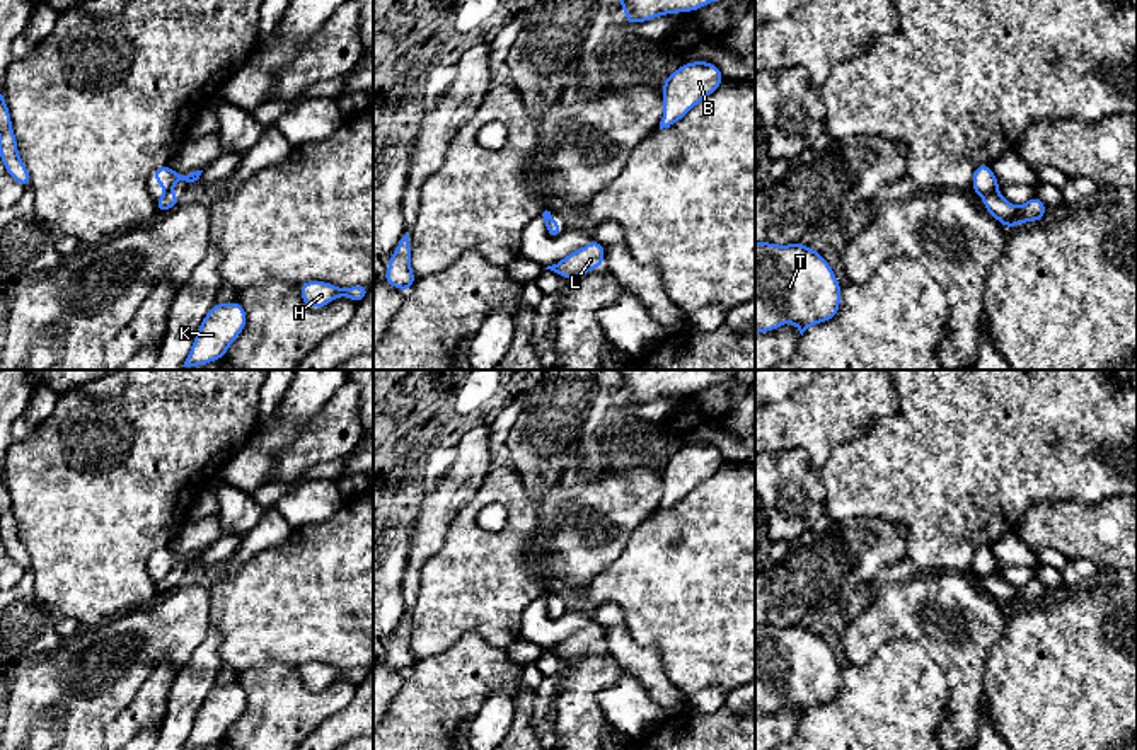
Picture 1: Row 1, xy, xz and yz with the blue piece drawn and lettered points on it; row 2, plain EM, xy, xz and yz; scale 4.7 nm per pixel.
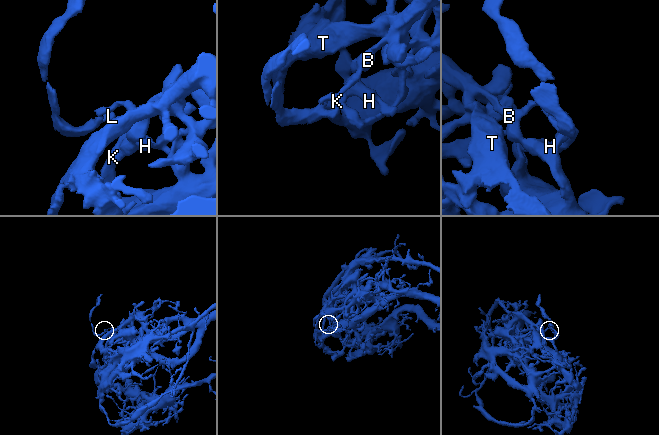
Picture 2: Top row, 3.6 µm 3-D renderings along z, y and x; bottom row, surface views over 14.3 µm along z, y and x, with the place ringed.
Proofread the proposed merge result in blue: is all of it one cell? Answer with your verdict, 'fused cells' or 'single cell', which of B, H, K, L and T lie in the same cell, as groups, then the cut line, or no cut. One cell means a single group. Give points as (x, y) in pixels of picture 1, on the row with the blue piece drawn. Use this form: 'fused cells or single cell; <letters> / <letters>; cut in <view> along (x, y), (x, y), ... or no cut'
fused cells; B H K T / L; cut in yz along (996, 191), (989, 191), (984, 196)

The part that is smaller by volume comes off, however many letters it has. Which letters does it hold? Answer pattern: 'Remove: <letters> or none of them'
Remove: L

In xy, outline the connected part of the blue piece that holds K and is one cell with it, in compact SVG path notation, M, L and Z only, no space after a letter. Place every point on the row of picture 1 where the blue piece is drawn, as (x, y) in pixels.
M239 302L215 303L201 326L182 366L201 366L227 355L244 331L247 314Z

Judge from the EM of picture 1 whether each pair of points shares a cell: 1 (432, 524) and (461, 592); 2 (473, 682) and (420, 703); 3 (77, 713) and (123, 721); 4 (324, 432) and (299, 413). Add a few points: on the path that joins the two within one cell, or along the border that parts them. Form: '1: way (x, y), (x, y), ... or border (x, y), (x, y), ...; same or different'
1: border (461, 510), (444, 544), (421, 568), (420, 580); different
2: way (459, 682), (433, 703); same
3: border (138, 689), (135, 698), (103, 732); different
4: border (336, 391), (283, 450); different

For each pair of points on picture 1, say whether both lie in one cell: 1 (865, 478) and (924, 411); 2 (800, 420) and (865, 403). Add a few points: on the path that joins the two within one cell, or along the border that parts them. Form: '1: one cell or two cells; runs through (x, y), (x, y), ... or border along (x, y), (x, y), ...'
1: one cell; runs through (882, 461), (914, 428)
2: one cell; runs through (815, 420), (841, 403), (849, 403)

